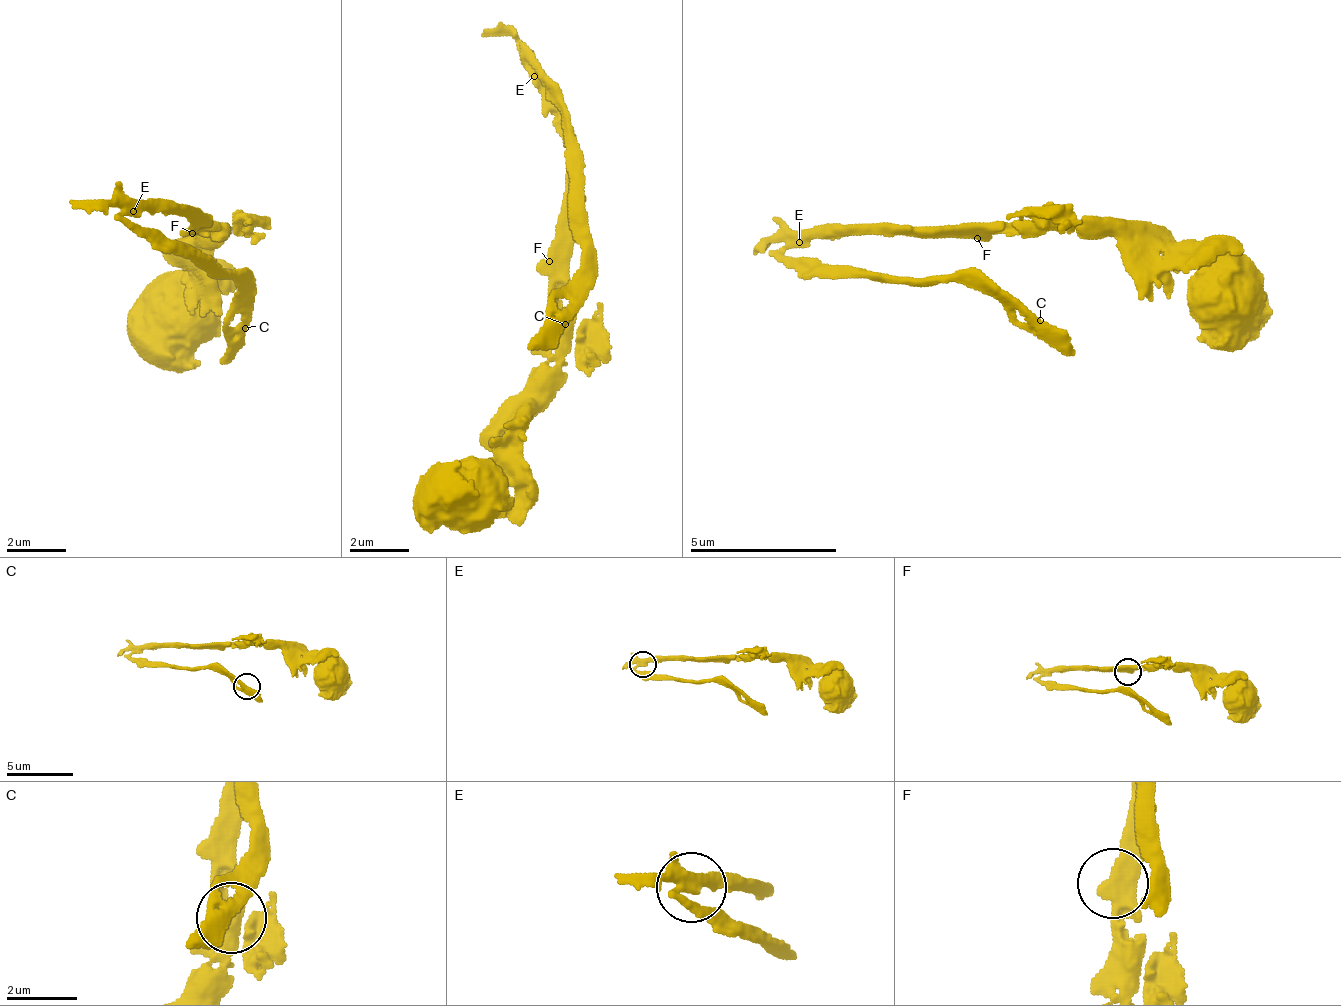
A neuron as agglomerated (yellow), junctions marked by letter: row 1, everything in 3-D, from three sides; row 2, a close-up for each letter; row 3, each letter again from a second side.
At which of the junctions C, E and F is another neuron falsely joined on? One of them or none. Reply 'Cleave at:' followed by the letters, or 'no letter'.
Cleave at: E

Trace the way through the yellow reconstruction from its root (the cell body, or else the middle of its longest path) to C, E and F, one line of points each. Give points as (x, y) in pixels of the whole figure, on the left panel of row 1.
C: (170, 212), (134, 205), (125, 212), (199, 266), (224, 274), (240, 285), (250, 319), (245, 328)
E: (170, 212), (144, 206), (135, 213)
F: (170, 212), (203, 223), (197, 224), (192, 233)

